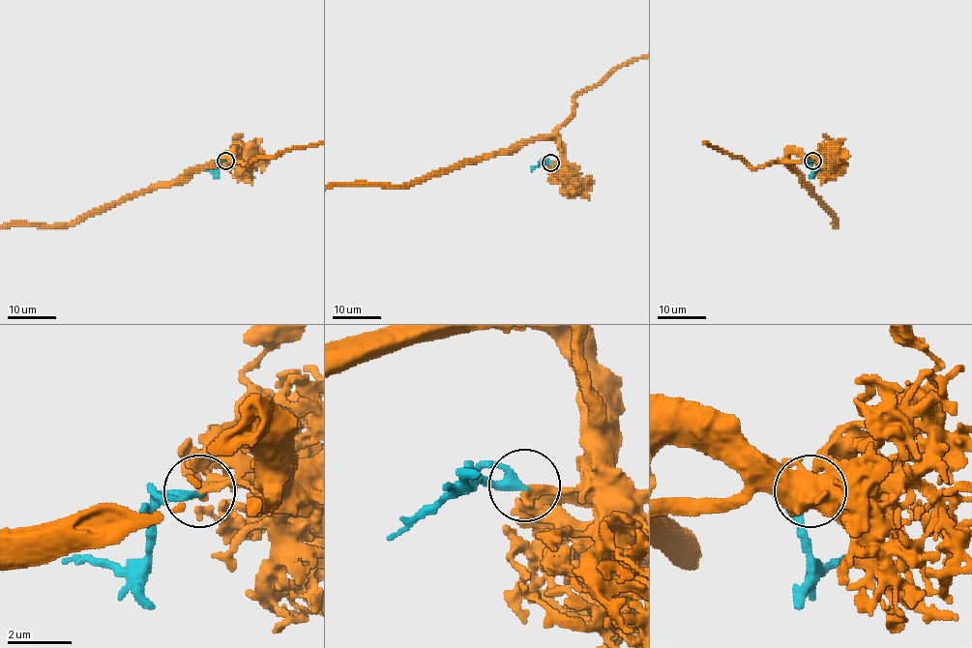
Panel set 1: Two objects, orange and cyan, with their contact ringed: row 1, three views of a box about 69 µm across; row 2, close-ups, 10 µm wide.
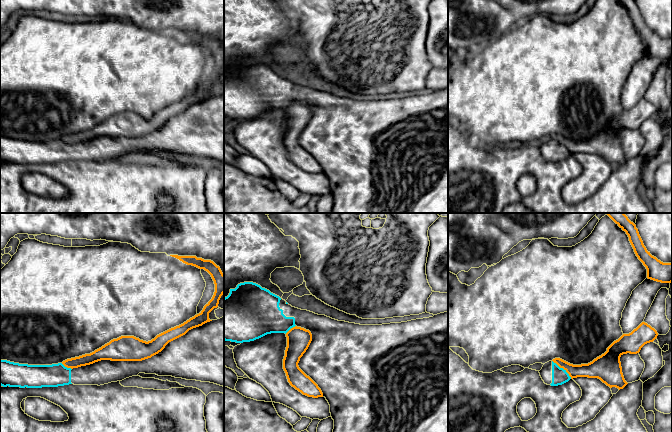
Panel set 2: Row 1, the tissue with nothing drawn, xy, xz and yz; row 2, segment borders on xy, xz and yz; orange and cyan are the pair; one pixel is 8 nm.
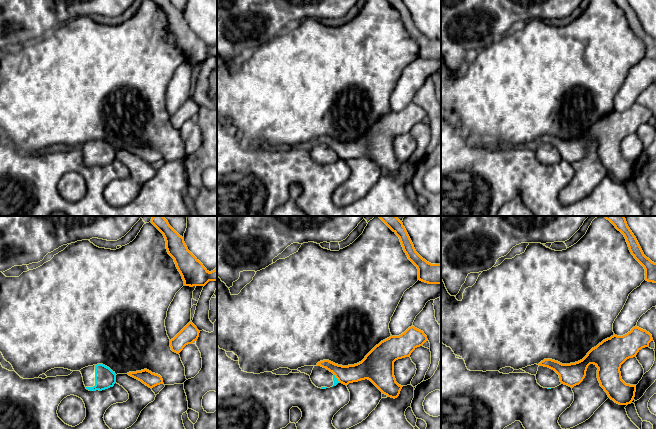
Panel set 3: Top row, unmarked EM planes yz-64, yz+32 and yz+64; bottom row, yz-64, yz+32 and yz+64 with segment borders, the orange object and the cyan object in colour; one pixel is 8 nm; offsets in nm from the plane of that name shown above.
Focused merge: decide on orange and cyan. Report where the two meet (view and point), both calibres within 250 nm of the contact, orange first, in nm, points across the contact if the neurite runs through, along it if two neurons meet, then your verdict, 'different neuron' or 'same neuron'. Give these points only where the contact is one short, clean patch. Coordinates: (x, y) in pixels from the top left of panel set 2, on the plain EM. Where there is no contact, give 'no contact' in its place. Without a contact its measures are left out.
meets orange in yz at (562, 143); 130 nm thick on the orange side, 130 nm on the other; border along yz (552, 136), (571, 154); different neuron

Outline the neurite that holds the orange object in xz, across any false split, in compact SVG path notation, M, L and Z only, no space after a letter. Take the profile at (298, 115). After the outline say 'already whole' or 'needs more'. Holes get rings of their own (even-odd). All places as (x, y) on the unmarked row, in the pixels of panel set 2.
M293 103L287 109L287 123L283 135L283 145L292 163L308 173L323 173L318 161L298 142L300 134L308 125L312 110L301 103Z; already whole

